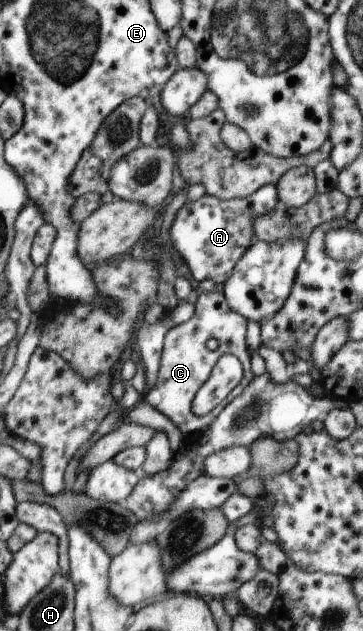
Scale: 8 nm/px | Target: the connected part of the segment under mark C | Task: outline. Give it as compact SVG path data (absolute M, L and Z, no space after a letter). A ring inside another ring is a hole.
M219 288L214 291L202 293L196 299L195 311L192 317L186 322L179 319L163 338L163 347L159 360L158 375L152 389L145 390L142 394L142 401L162 413L164 417L180 431L183 436L192 435L206 430L208 425L222 412L222 409L234 401L237 396L248 386L253 379L253 373L248 367L248 353L246 341L244 341L244 329L247 321L245 317L230 309L225 297ZM214 338L218 342L216 351L208 351L205 343L208 339ZM225 354L234 355L240 361L242 367L242 379L217 407L208 411L205 415L196 416L191 411L191 402L194 400L196 391L200 385L209 377L212 367L218 359Z

